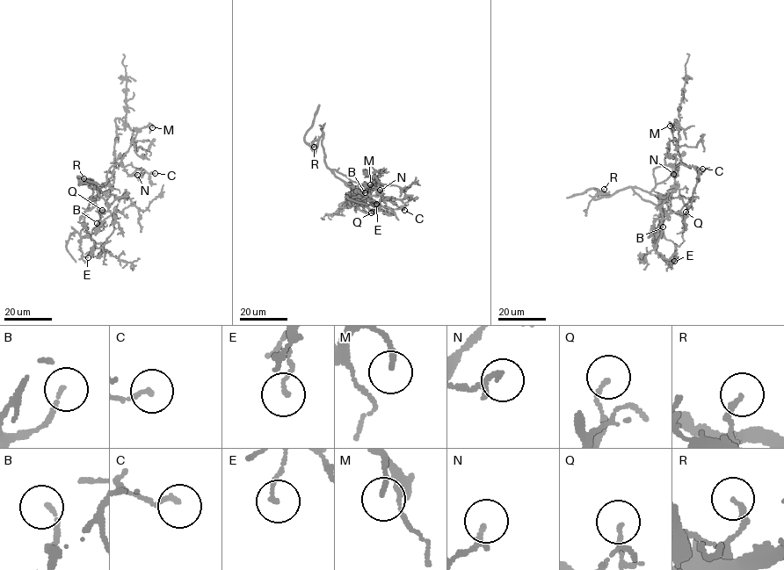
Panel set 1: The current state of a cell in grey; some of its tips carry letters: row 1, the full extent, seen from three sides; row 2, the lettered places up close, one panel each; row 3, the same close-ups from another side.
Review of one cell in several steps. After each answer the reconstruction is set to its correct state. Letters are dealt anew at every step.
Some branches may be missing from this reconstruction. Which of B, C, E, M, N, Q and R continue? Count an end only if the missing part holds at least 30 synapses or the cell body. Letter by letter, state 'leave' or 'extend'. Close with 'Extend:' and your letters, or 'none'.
B: leave
C: leave
E: leave
M: leave
N: leave
Q: leave
R: leave
Extend: none

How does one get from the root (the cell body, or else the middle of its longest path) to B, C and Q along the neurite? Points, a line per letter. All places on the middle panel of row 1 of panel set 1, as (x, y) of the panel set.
B: (352, 184), (340, 180), (331, 169), (365, 186), (372, 186), (366, 186), (365, 192)
C: (352, 184), (348, 183), (351, 182), (363, 195), (382, 205), (404, 210)
Q: (352, 184), (344, 183), (351, 188), (352, 197), (371, 212)

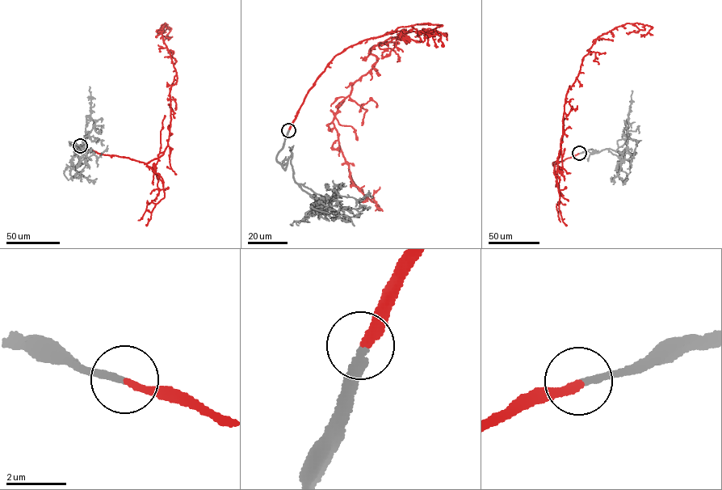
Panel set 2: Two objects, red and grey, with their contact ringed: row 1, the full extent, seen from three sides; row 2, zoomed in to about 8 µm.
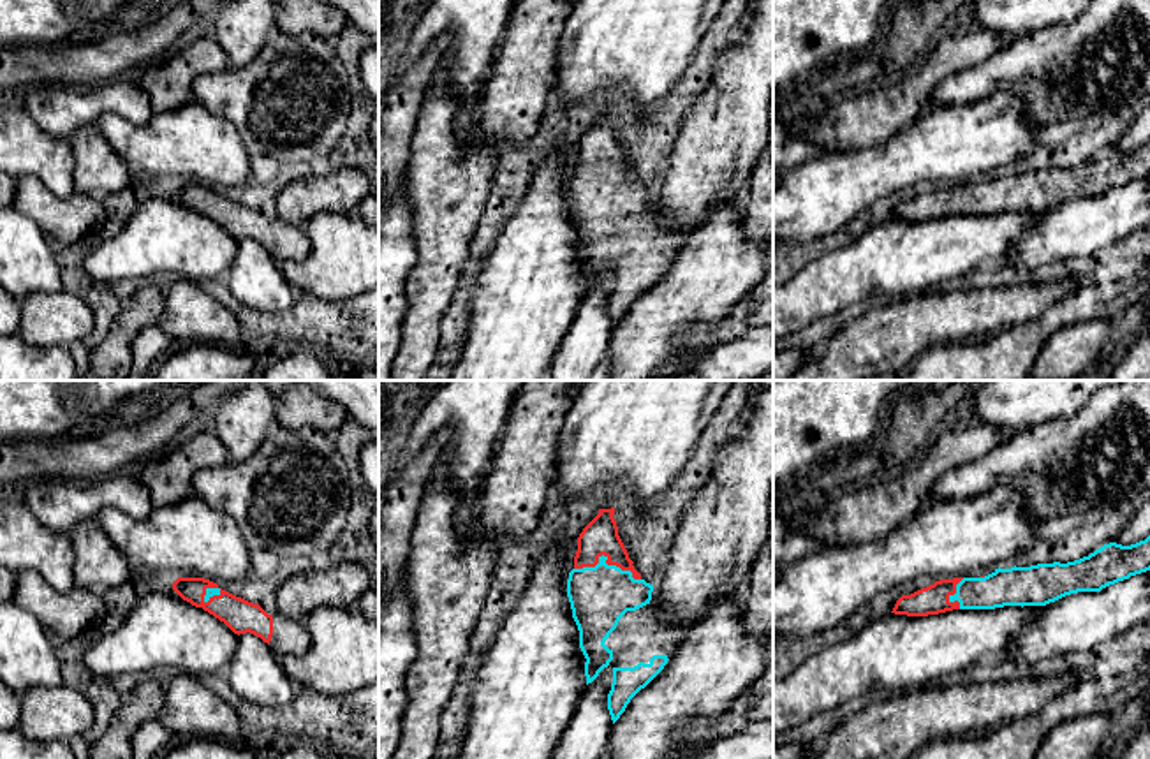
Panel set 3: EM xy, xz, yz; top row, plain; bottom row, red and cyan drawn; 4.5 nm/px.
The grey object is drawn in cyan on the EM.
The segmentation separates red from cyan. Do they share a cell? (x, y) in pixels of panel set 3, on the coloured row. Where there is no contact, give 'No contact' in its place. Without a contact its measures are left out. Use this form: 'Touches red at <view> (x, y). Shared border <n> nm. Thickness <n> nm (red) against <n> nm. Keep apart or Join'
Touches red at xz (606, 562). Shared border 300 nm. Thickness 160 nm (red) against 280 nm. Join

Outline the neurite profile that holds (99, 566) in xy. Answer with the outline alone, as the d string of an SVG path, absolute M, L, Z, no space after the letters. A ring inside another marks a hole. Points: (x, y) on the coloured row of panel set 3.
M97 520L81 521L69 534L74 551L74 585L104 593L130 578L132 564L114 548Z

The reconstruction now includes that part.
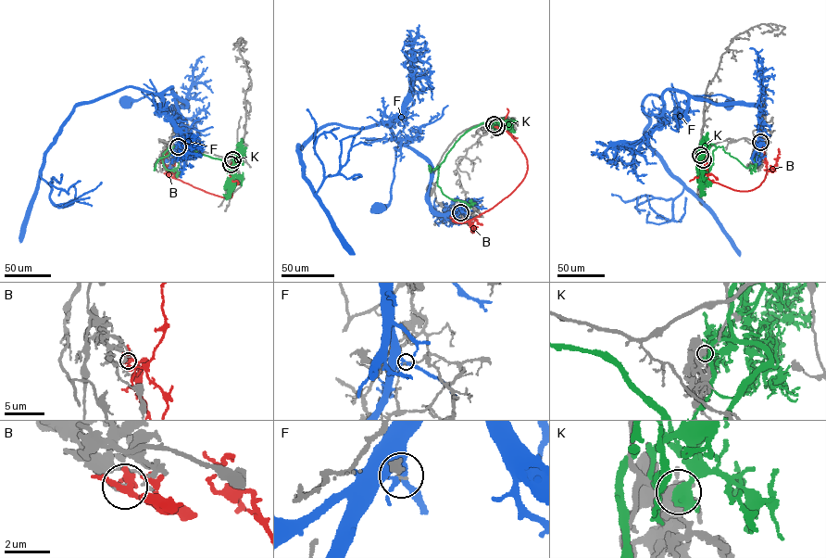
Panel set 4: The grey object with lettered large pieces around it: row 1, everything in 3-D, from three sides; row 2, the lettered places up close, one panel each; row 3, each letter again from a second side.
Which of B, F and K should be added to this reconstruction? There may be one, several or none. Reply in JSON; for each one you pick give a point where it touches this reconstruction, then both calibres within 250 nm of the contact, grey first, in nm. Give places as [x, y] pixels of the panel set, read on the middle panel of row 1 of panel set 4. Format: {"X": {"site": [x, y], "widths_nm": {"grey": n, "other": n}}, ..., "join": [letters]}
{"join": []}

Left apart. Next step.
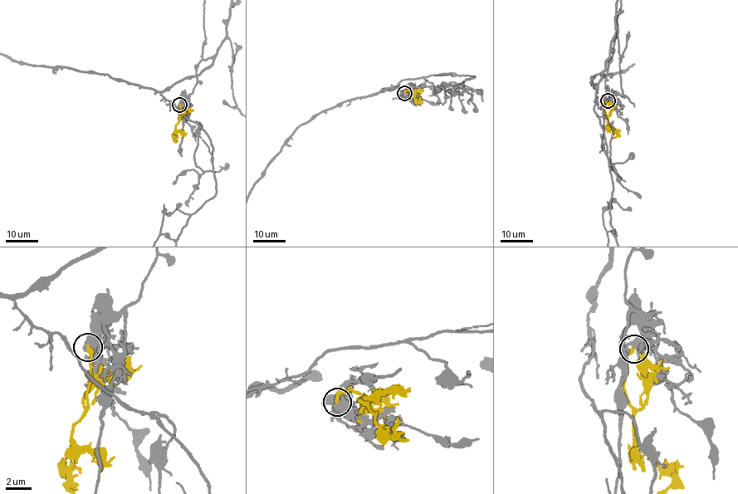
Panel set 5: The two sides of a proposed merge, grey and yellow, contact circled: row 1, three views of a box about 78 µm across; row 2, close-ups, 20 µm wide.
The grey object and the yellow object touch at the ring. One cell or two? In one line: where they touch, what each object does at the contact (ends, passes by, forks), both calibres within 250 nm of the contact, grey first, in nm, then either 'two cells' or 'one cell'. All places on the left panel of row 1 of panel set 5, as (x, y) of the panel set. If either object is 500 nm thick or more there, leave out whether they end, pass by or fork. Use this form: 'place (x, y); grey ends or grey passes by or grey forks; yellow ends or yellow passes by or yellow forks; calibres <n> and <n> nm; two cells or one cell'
place (179, 105); grey passes by; yellow ends; calibres 480 and 280 nm; two cells

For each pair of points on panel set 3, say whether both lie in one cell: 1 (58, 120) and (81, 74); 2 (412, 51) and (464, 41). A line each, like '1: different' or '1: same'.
1: different
2: same

